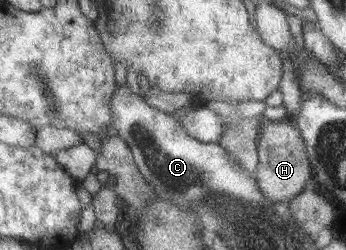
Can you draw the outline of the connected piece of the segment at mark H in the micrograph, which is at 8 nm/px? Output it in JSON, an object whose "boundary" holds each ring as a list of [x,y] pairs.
{"boundary":[[[287,120],[262,121],[260,128],[257,151],[259,154],[258,168],[254,174],[261,191],[272,202],[288,202],[300,194],[310,178],[314,178],[301,132],[294,128]]]}

